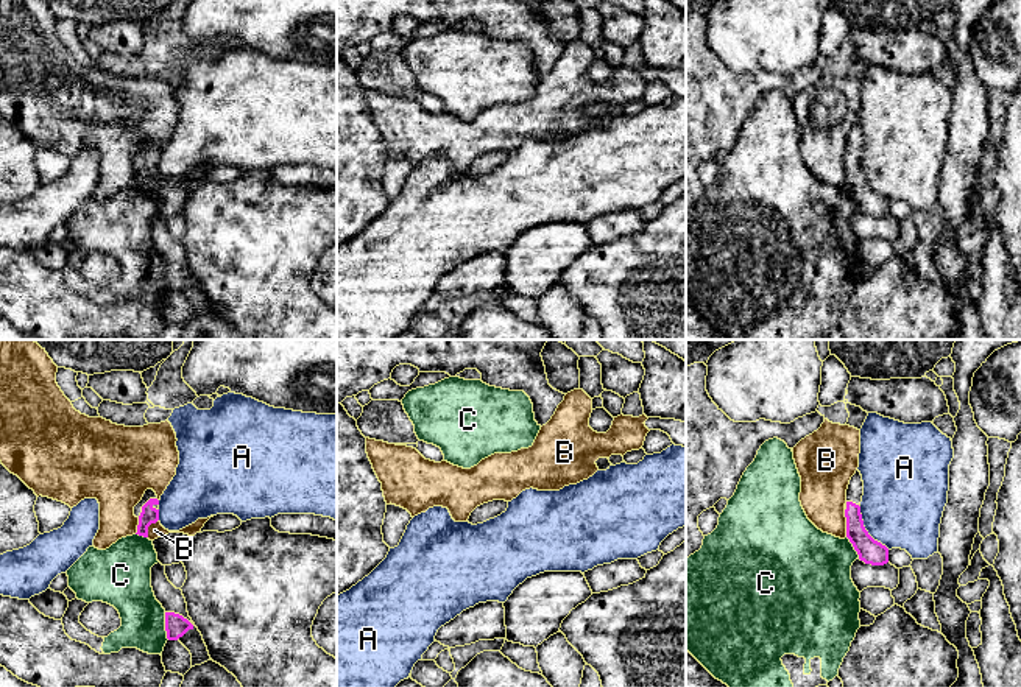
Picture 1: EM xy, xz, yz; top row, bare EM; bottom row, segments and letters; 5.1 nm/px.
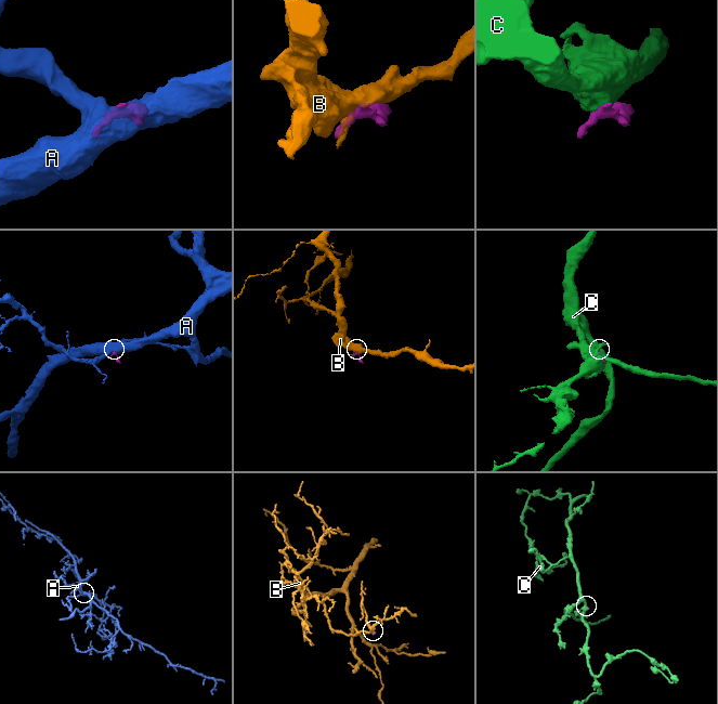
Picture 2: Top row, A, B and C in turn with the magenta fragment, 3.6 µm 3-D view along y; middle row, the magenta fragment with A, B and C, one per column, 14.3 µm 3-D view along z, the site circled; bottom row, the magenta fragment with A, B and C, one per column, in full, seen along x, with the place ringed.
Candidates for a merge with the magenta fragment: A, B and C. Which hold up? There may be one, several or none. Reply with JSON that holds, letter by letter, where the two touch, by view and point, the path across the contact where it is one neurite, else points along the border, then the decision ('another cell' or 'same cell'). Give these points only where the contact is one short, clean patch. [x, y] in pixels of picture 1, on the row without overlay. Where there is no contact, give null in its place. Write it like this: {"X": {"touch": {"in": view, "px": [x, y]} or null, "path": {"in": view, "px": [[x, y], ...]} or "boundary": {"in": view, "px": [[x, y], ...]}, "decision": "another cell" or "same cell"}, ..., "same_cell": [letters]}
{"A": {"touch": {"in": "yz", "px": [865, 181]}, "boundary": {"in": "yz", "px": [[859, 158], [864, 179], [889, 200]]}, "decision": "another cell"}, "B": {"touch": {"in": "yz", "px": [847, 175]}, "decision": "another cell"}, "C": {"touch": {"in": "xy", "px": [166, 278]}, "decision": "another cell"}, "same_cell": []}

